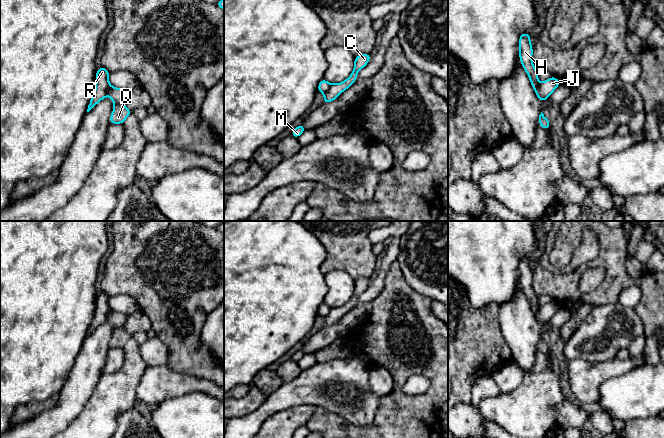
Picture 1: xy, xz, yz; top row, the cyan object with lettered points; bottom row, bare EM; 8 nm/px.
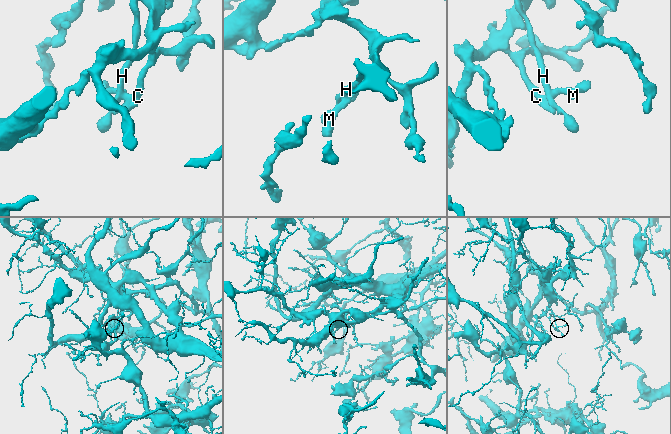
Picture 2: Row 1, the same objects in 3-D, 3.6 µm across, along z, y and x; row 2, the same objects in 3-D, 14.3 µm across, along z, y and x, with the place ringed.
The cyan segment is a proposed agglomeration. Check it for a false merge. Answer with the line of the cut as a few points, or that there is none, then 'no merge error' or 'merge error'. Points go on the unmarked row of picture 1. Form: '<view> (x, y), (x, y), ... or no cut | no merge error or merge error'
xz (331, 308), (324, 318) | merge error

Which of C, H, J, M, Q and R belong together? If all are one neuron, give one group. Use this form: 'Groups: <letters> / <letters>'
Groups: C J M Q / H R

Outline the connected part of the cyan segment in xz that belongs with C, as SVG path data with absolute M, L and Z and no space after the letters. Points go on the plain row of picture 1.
M361 278L354 283L354 293L351 299L341 307L331 308L329 314L324 318L323 328L334 325L343 315L349 312L357 303L358 295L365 291L372 278Z

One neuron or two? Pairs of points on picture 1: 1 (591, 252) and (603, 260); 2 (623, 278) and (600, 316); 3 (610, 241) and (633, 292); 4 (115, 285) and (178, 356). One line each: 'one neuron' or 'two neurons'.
1: two neurons
2: two neurons
3: two neurons
4: one neuron

